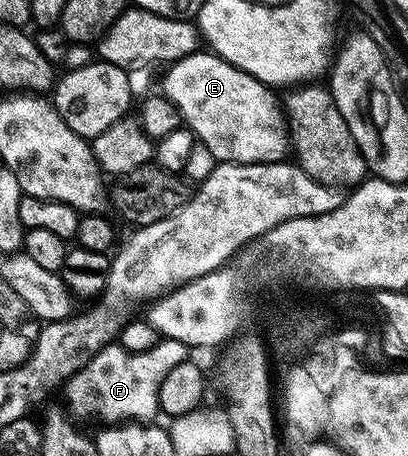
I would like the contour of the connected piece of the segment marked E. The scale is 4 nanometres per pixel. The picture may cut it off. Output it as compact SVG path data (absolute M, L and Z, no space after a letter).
M206 49L169 64L165 68L166 80L161 90L181 113L185 126L194 132L199 144L206 146L208 154L218 163L280 163L288 155L288 115L267 84L243 71L241 67L224 61Z

